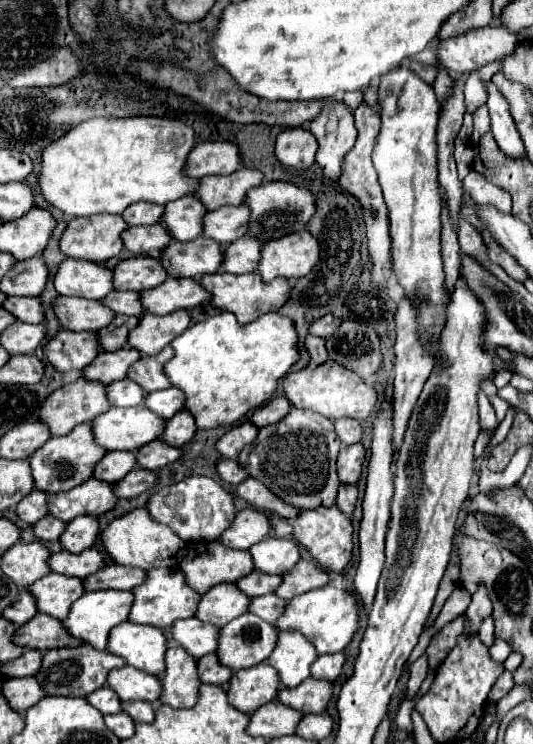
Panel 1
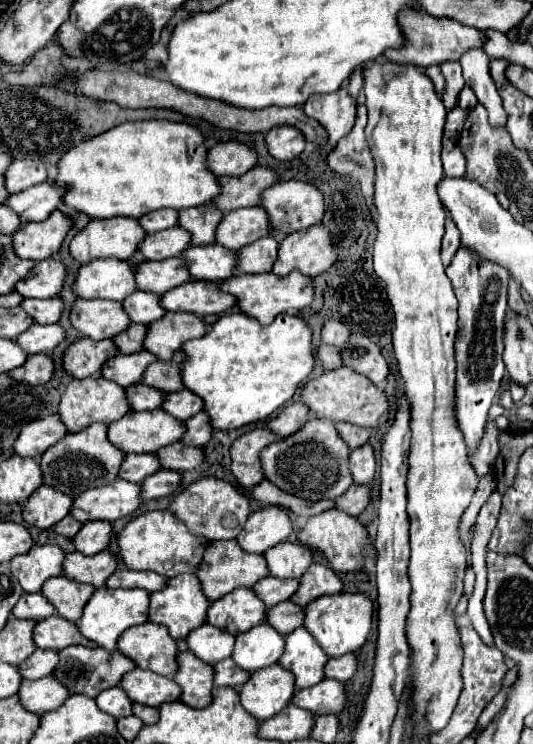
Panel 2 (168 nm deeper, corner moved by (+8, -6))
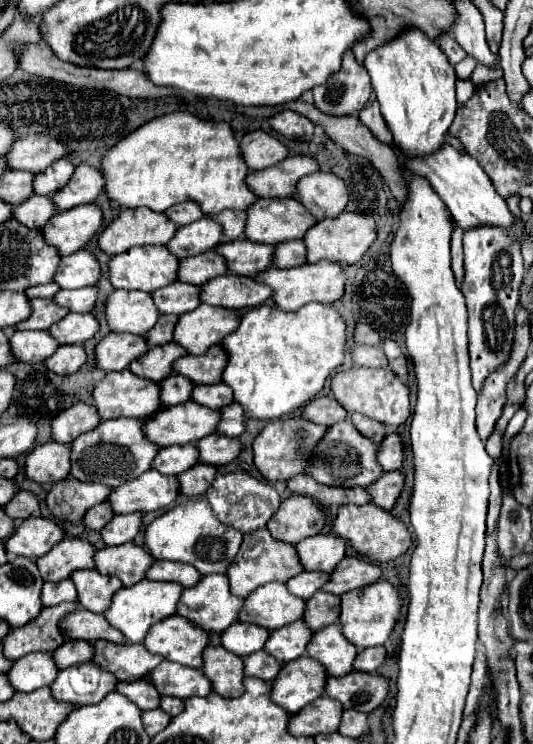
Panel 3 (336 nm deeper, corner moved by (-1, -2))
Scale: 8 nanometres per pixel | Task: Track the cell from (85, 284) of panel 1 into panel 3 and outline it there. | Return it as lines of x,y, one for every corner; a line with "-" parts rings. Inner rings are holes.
136,246
110,260
114,288
156,292
178,280
178,258
166,246

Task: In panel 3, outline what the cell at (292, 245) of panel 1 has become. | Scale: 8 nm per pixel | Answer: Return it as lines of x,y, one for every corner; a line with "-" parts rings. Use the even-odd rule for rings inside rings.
342,212
336,218
320,220
304,236
308,248
308,262
332,260
340,264
356,264
368,252
374,240
376,240
376,220
370,214
360,214
360,212

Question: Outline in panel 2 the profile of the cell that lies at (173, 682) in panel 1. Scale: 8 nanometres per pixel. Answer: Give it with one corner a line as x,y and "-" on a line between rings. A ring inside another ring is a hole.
181,652
177,656
177,666
179,670
173,680
181,688
179,702
189,704
191,708
205,708
211,702
213,666
201,664
201,660
189,652

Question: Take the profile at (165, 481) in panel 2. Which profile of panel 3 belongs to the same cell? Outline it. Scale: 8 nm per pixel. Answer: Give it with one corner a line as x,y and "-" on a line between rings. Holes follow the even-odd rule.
196,464
194,468
190,468
190,472
182,472
182,476
178,476
180,490
186,496
200,496
210,488
210,484
214,482
216,476
218,476
216,466

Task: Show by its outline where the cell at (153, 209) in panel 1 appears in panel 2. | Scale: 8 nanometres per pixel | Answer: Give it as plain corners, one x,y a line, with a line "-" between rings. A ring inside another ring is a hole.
173,208
153,210
153,212
147,212
145,216
137,218
137,222
149,234
151,232
159,232
159,230
167,230
167,228
177,226
177,210
173,210

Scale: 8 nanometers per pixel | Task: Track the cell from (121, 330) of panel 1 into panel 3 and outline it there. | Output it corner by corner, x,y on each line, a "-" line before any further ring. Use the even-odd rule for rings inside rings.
164,314
160,316
158,324
152,328
152,332
148,334
148,340
150,340
150,346
160,346
160,344
166,344
166,342
172,342
174,338
174,328
178,324
178,318
176,314

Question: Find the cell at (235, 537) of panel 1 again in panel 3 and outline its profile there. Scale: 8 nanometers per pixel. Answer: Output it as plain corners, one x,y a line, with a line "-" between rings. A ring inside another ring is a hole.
290,496
282,500
280,510
268,524
274,538
298,544
304,538
316,536
326,526
324,508
310,496

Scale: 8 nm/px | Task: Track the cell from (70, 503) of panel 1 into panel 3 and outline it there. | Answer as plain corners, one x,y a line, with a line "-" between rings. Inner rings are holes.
158,470
146,472
146,476
138,476
138,480
130,480
116,488
110,494
110,504
114,510
128,512
152,512
168,508
180,496
180,482
176,476
162,476

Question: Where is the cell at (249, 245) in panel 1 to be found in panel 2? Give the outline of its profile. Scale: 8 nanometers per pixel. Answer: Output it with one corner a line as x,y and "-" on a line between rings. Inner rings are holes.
265,236
241,250
237,250
237,272
243,274
261,274
269,272
273,260
277,258
277,240
273,236

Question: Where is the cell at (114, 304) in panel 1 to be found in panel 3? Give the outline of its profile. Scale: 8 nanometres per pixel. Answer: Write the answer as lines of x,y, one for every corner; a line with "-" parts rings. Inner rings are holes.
174,282
158,292
152,292
154,304
162,314
186,314
192,312
202,304
200,300
202,286
186,284
186,282

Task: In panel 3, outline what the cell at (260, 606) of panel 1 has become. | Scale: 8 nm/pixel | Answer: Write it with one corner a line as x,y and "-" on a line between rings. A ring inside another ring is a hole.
316,592
308,602
306,602
306,614
304,622
314,628
326,628
338,620
340,614
340,596
334,596
330,592

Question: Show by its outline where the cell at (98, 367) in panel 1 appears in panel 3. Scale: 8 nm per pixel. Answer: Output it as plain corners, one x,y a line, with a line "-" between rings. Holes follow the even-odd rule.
176,342
154,346
154,348
150,348
150,352
146,352
146,356
140,356
138,360
134,360
134,364
130,364
130,370
136,376
156,374
156,376
148,376
148,378
160,382
172,374
172,364
182,356
186,356
186,350

